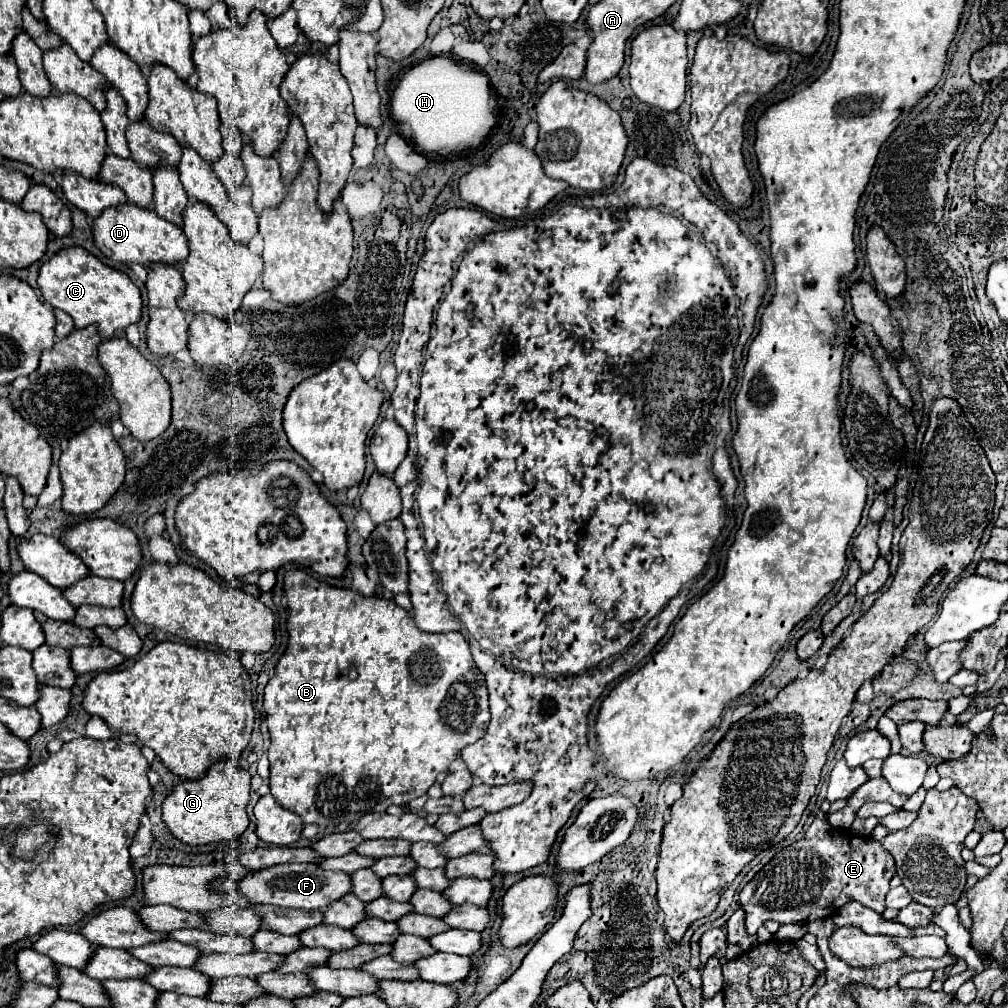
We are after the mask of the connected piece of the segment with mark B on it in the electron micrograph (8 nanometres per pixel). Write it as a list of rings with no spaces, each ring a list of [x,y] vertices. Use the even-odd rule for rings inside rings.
[[[288,570],[284,576],[284,592],[288,598],[288,634],[290,642],[276,666],[276,674],[270,678],[264,690],[264,710],[268,720],[268,730],[272,744],[268,748],[270,760],[270,790],[272,796],[280,802],[282,808],[298,814],[304,824],[318,824],[324,828],[338,826],[342,822],[352,824],[358,822],[360,816],[368,812],[386,812],[392,804],[408,804],[410,800],[428,792],[428,788],[436,782],[438,774],[448,772],[448,766],[458,758],[460,750],[468,744],[474,744],[486,734],[490,712],[488,712],[488,690],[484,676],[476,670],[470,646],[460,632],[448,634],[426,634],[418,630],[414,618],[396,606],[392,600],[384,600],[382,596],[360,596],[352,590],[334,588],[326,582],[316,580],[304,570]]]

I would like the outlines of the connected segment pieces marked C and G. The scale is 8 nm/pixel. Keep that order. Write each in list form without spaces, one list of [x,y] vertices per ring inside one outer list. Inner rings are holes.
[[[84,248],[60,250],[50,258],[50,262],[44,262],[38,276],[38,288],[42,292],[42,298],[52,308],[64,310],[72,316],[74,328],[86,328],[90,324],[96,324],[102,340],[120,338],[124,336],[126,326],[140,322],[140,290],[130,282],[124,272],[104,266]]]
[[[226,760],[212,764],[204,778],[186,780],[178,784],[162,804],[162,820],[168,830],[188,846],[216,844],[224,840],[236,840],[248,826],[246,804],[250,796],[250,774],[246,770],[232,768]]]

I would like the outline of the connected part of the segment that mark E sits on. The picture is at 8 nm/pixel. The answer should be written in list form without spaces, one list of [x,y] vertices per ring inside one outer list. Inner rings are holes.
[[[814,818],[810,828],[806,830],[804,838],[788,846],[788,854],[776,854],[756,876],[752,882],[748,882],[740,892],[740,904],[746,912],[746,930],[748,934],[756,934],[756,930],[766,920],[776,920],[780,924],[806,924],[814,920],[822,920],[832,916],[836,910],[840,910],[844,904],[856,900],[866,908],[872,908],[874,912],[882,914],[886,910],[884,898],[890,890],[890,880],[896,874],[894,858],[890,852],[882,848],[880,842],[876,842],[870,836],[858,836],[852,834],[844,836],[846,832],[832,828],[826,818]]]

